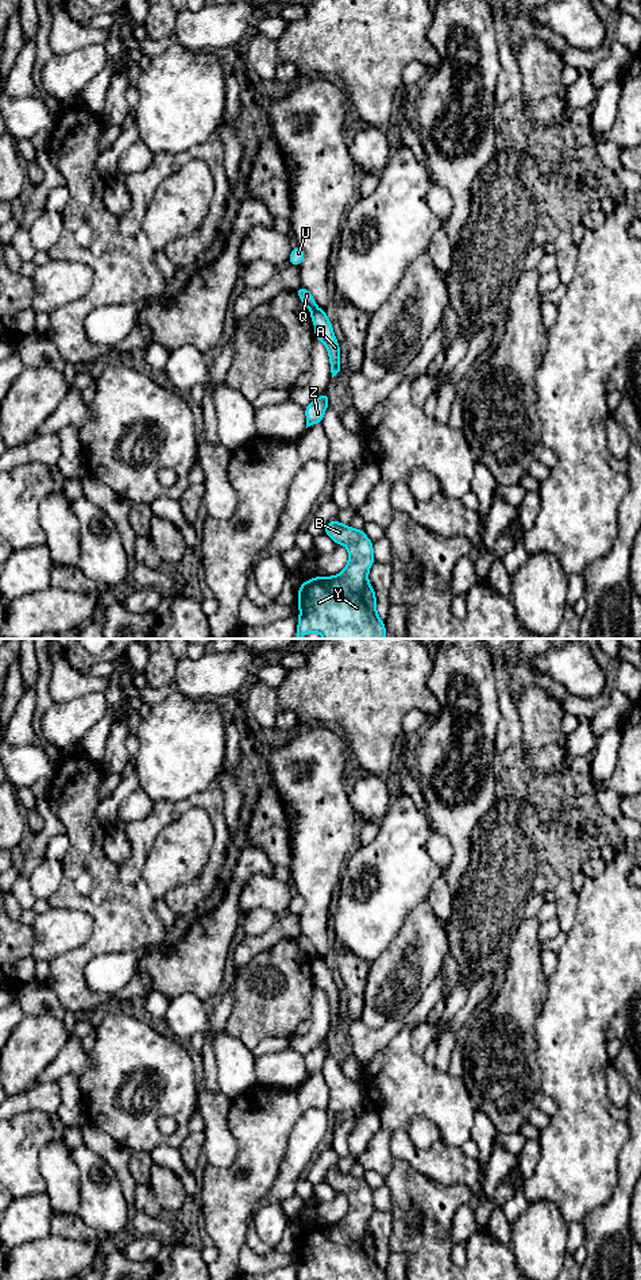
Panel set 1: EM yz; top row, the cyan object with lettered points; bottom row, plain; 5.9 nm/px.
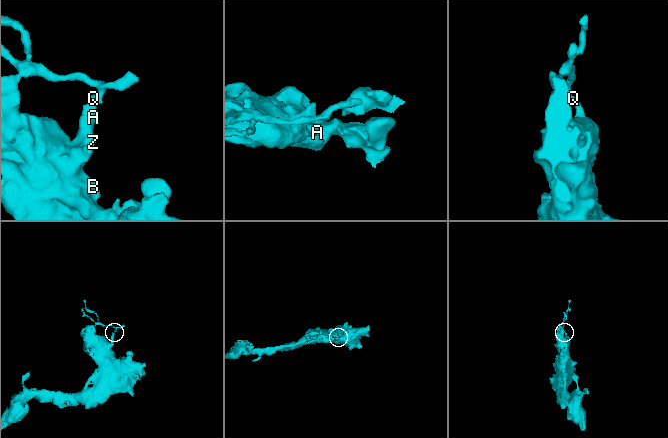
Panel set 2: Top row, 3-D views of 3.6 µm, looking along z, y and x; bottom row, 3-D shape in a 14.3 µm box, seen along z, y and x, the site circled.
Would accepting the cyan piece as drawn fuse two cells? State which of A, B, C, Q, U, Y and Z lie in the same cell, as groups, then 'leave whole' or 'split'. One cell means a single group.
groups A B C Y Z / Q U; split

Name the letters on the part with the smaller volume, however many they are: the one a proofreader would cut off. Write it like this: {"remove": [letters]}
{"remove": ["Q", "U"]}

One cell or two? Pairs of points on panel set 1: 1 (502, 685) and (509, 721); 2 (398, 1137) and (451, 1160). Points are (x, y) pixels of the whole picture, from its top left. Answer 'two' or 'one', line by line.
1: one
2: one

